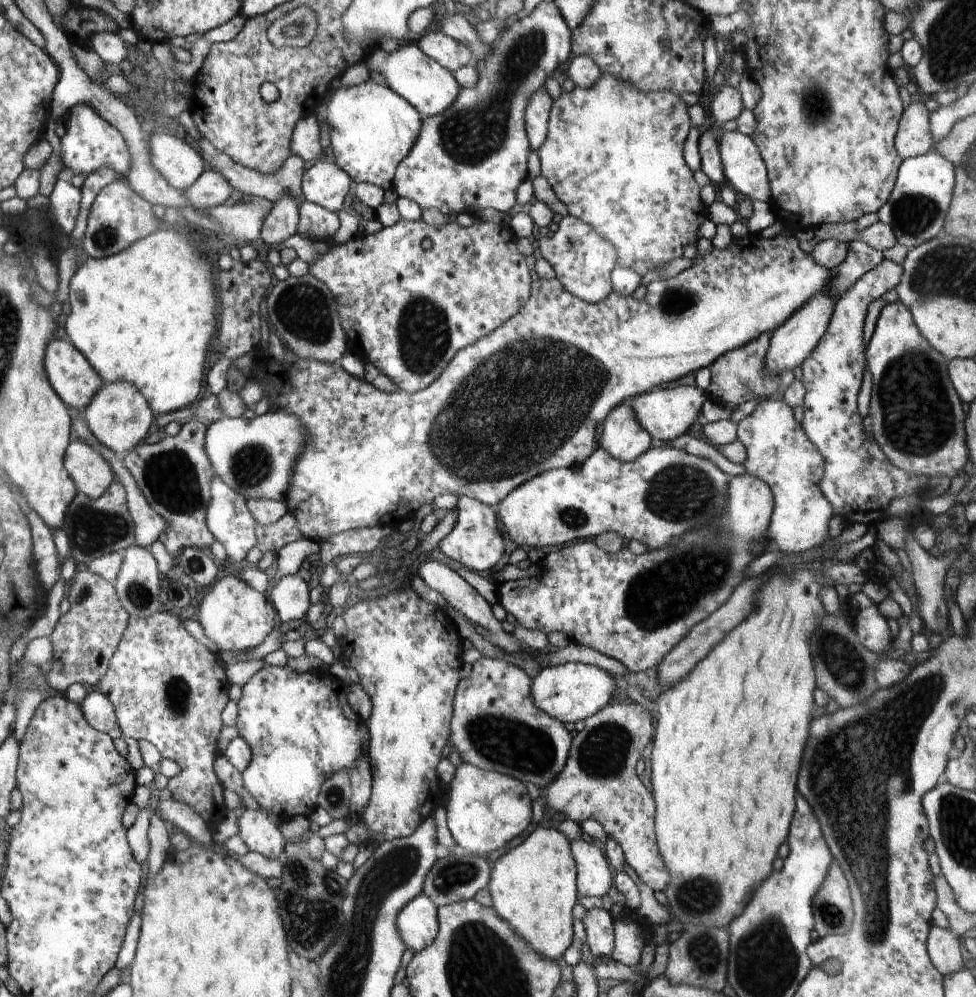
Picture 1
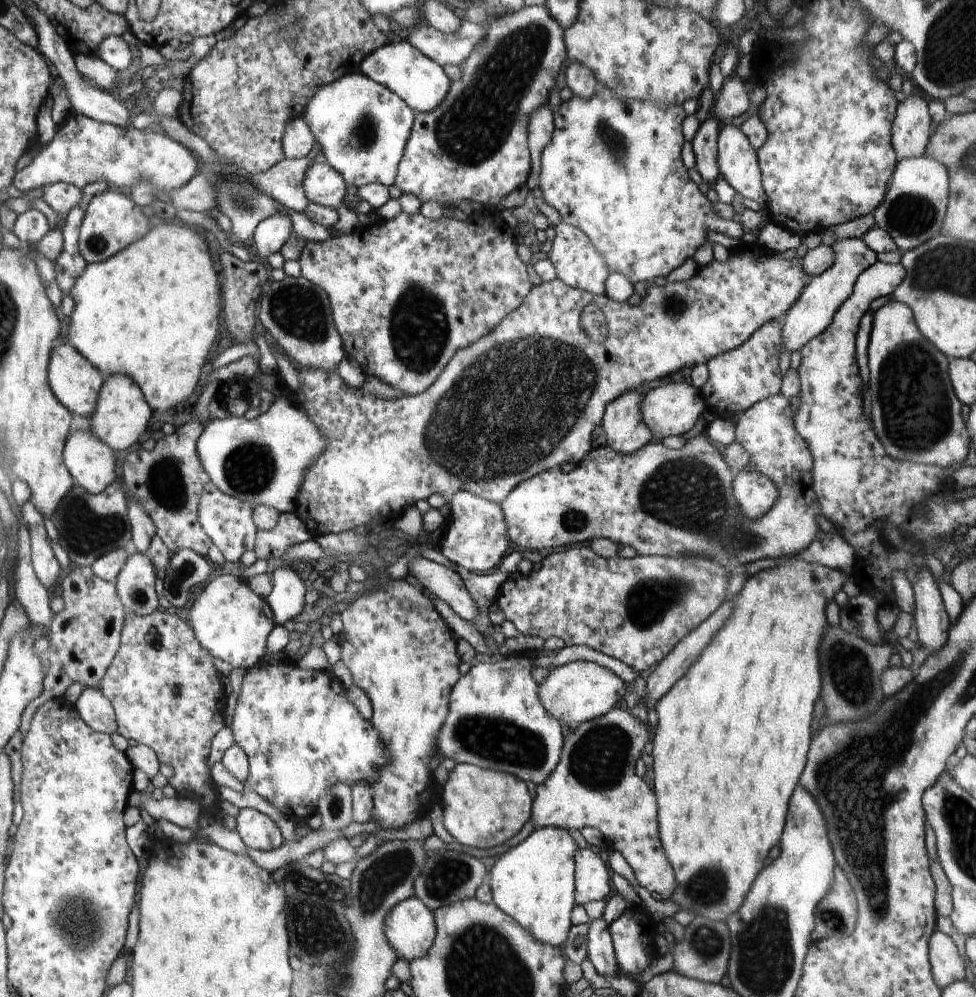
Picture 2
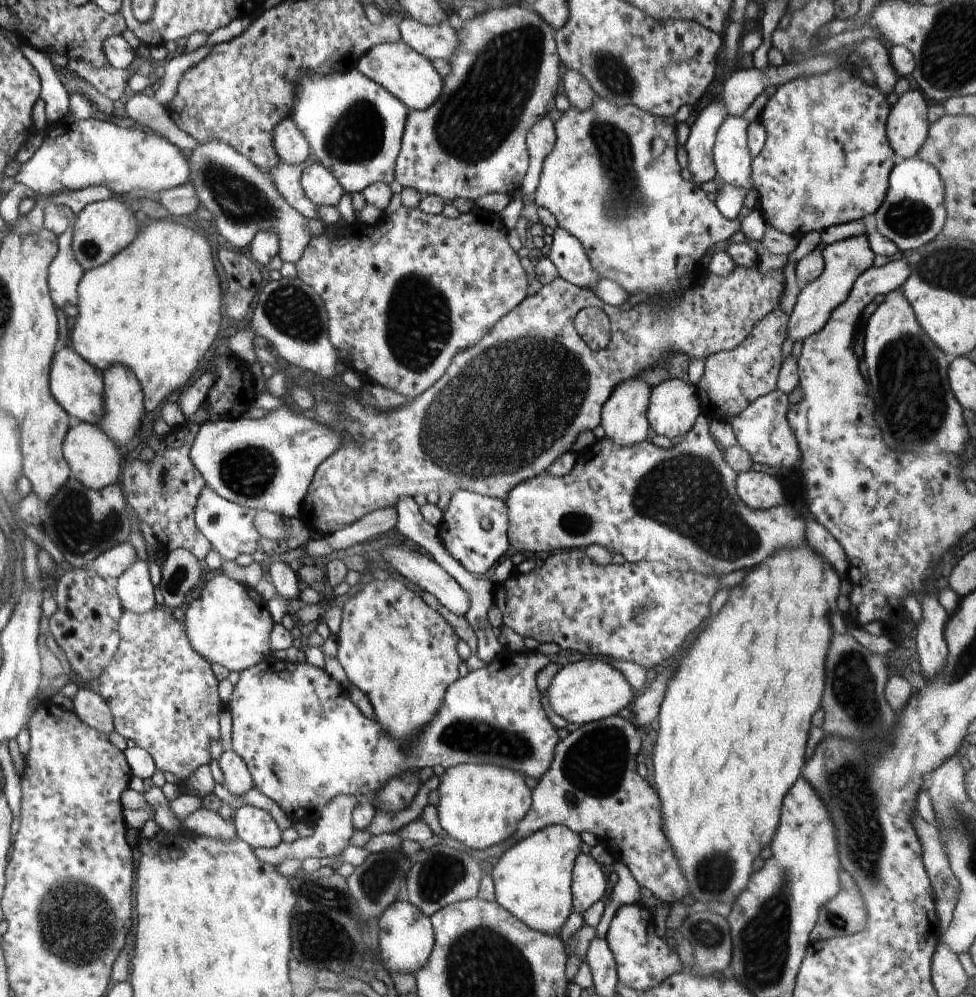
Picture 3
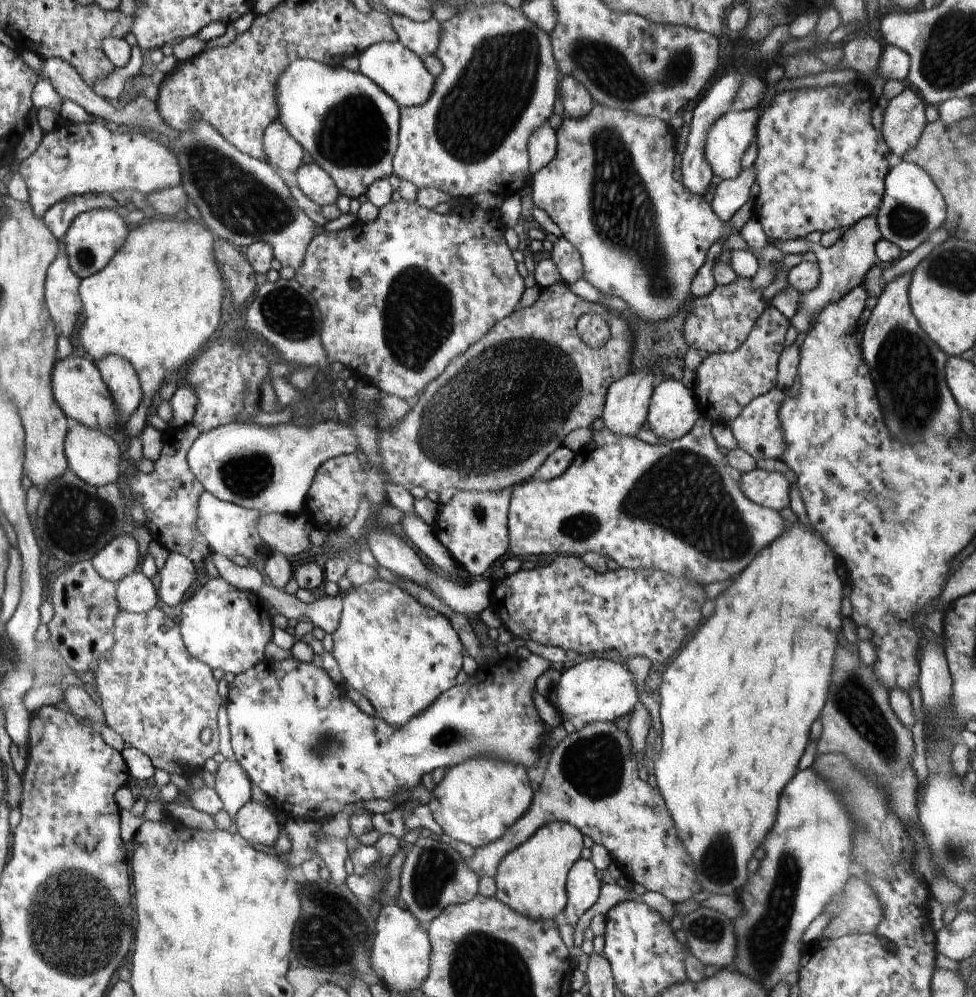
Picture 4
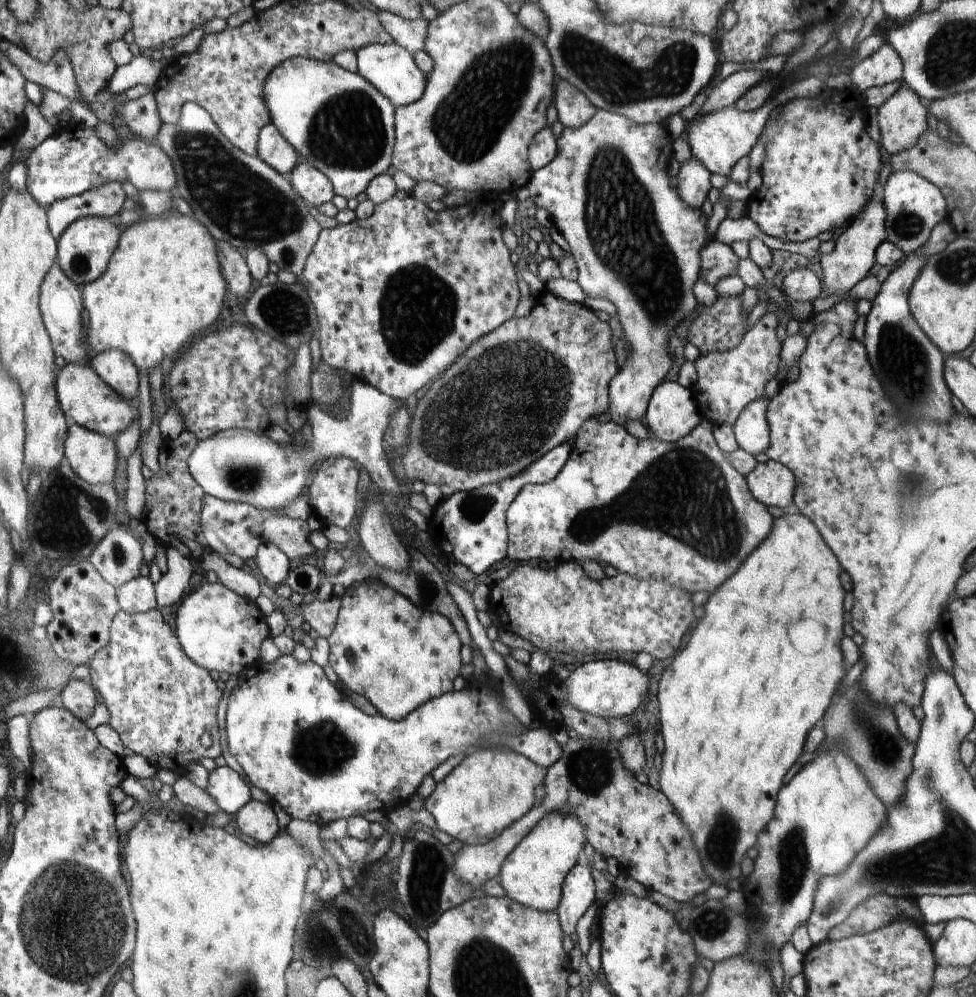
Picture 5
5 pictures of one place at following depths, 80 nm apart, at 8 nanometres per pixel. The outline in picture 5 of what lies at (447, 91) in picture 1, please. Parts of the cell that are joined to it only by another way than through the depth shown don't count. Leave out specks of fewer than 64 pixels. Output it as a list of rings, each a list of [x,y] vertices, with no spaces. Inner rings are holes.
[[[370,43],[357,50],[355,54],[357,56],[357,73],[370,82],[395,107],[408,106],[424,94],[426,75],[416,66],[409,50],[402,48],[398,43]]]

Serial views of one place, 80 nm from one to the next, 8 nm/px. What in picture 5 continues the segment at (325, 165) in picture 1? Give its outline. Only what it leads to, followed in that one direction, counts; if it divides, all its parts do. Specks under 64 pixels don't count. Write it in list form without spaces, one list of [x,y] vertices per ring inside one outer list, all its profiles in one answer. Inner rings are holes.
[[[305,160],[290,171],[290,180],[292,188],[314,208],[330,203],[336,195],[330,180]]]

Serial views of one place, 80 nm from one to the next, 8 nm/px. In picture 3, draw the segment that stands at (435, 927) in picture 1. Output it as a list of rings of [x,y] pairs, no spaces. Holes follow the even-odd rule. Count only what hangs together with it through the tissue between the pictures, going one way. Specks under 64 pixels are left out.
[[[395,900],[379,916],[379,955],[385,969],[389,973],[414,975],[428,964],[434,948],[434,931],[428,917],[424,916],[410,901]]]

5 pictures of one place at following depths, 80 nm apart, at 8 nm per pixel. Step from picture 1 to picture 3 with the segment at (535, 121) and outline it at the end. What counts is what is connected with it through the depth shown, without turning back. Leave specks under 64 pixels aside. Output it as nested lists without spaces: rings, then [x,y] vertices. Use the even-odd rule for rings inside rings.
[[[548,116],[538,121],[527,134],[527,147],[529,150],[529,169],[523,178],[521,192],[534,194],[536,192],[539,176],[544,159],[552,152],[556,140],[555,126]]]

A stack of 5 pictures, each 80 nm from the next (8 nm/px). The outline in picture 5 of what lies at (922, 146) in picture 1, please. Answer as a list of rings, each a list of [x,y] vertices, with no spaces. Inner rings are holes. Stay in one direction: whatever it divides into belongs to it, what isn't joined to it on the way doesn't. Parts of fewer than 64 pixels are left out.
[[[908,85],[899,89],[878,107],[877,120],[880,128],[879,142],[896,155],[916,144],[928,128],[928,109],[921,98]]]

